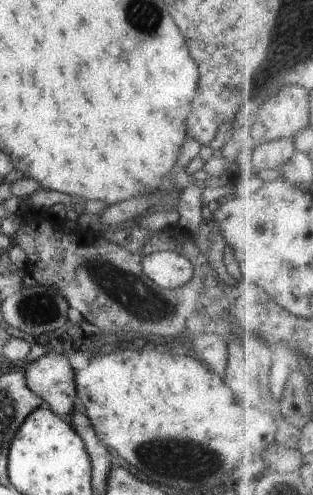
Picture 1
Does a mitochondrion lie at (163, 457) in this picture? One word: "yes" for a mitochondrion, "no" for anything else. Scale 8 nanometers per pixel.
yes

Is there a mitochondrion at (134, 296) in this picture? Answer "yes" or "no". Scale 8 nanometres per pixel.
yes

